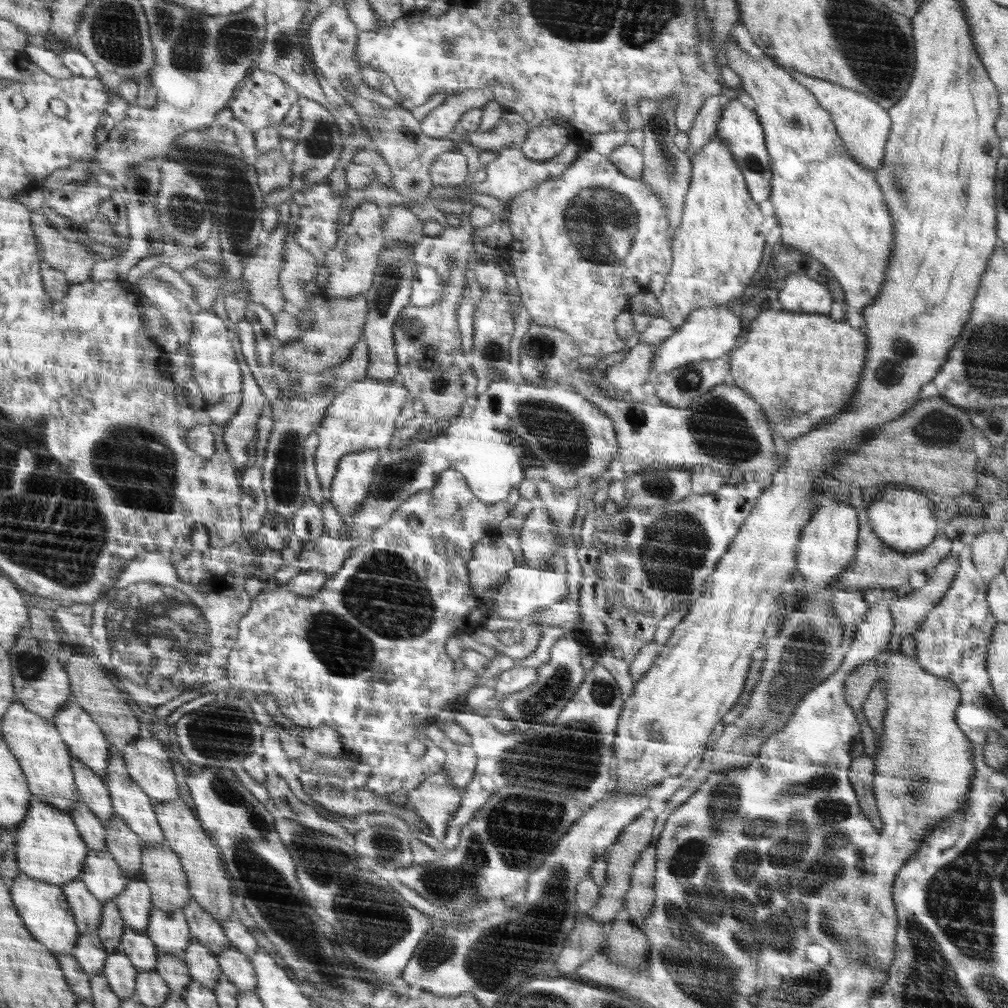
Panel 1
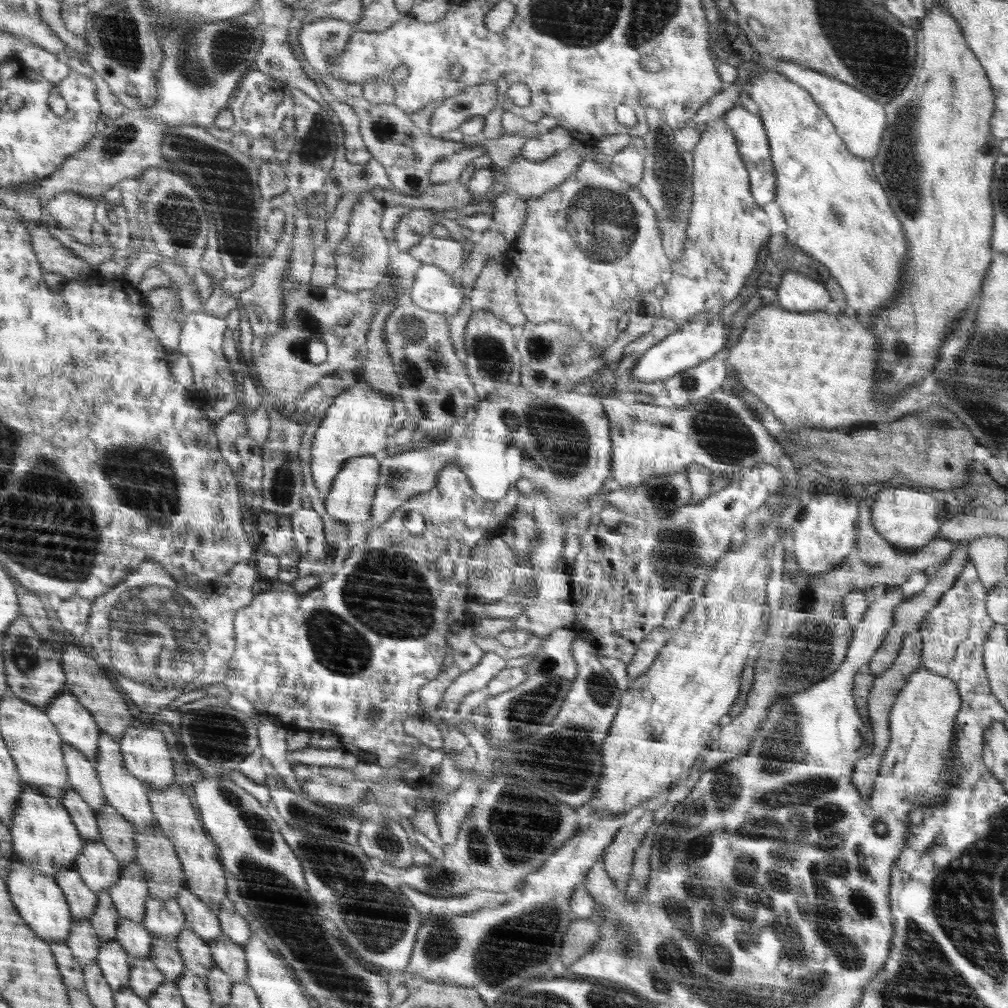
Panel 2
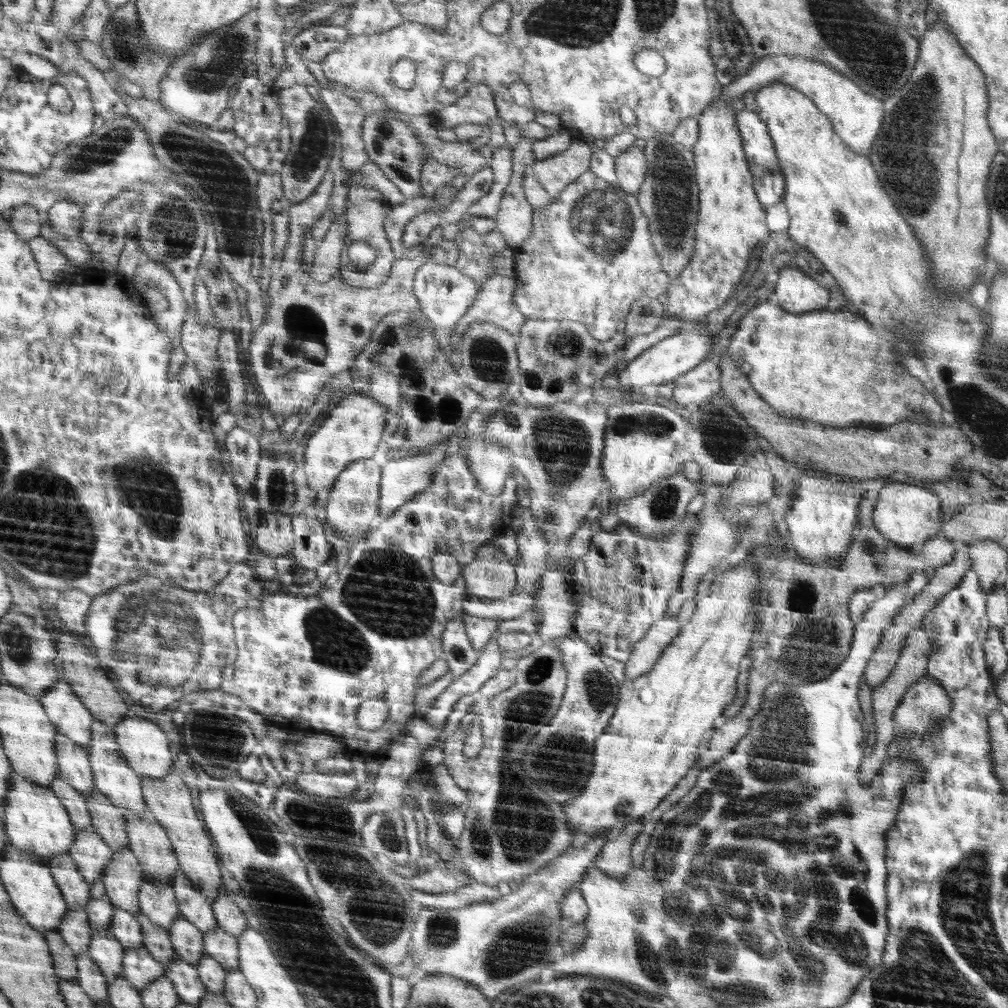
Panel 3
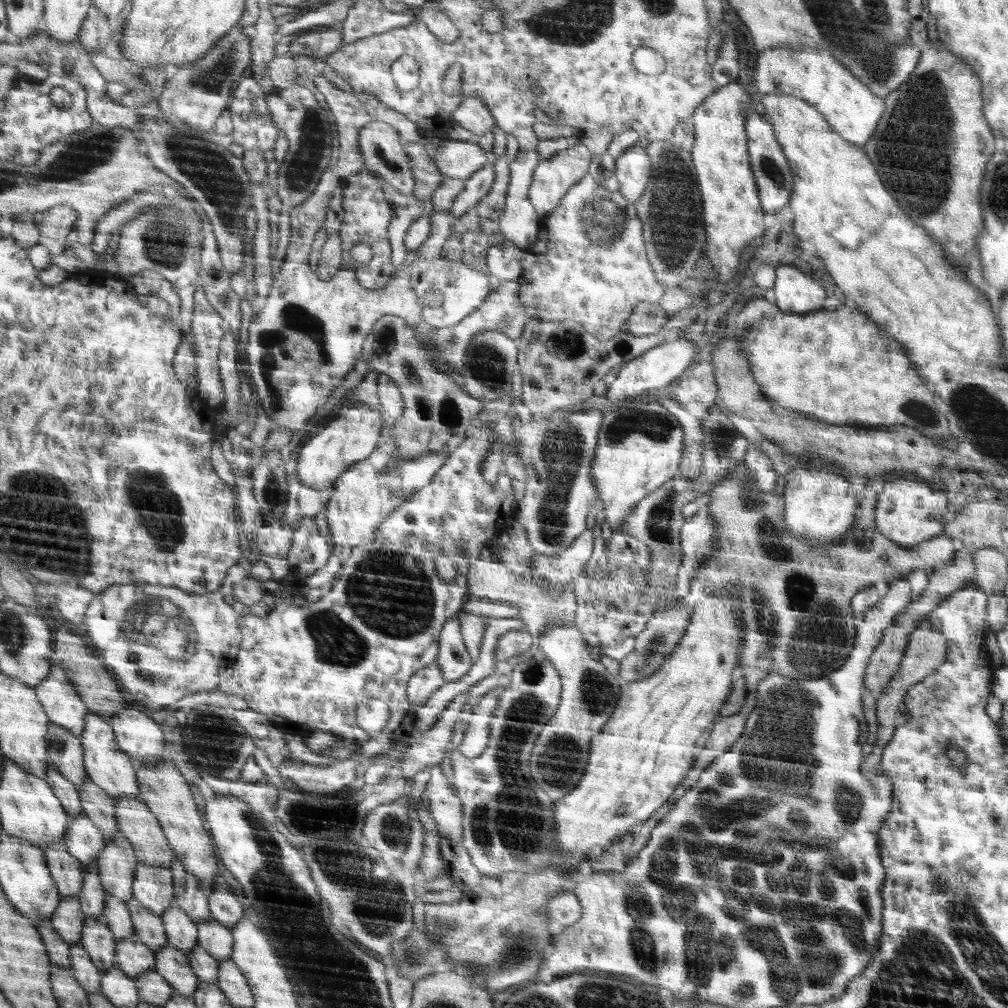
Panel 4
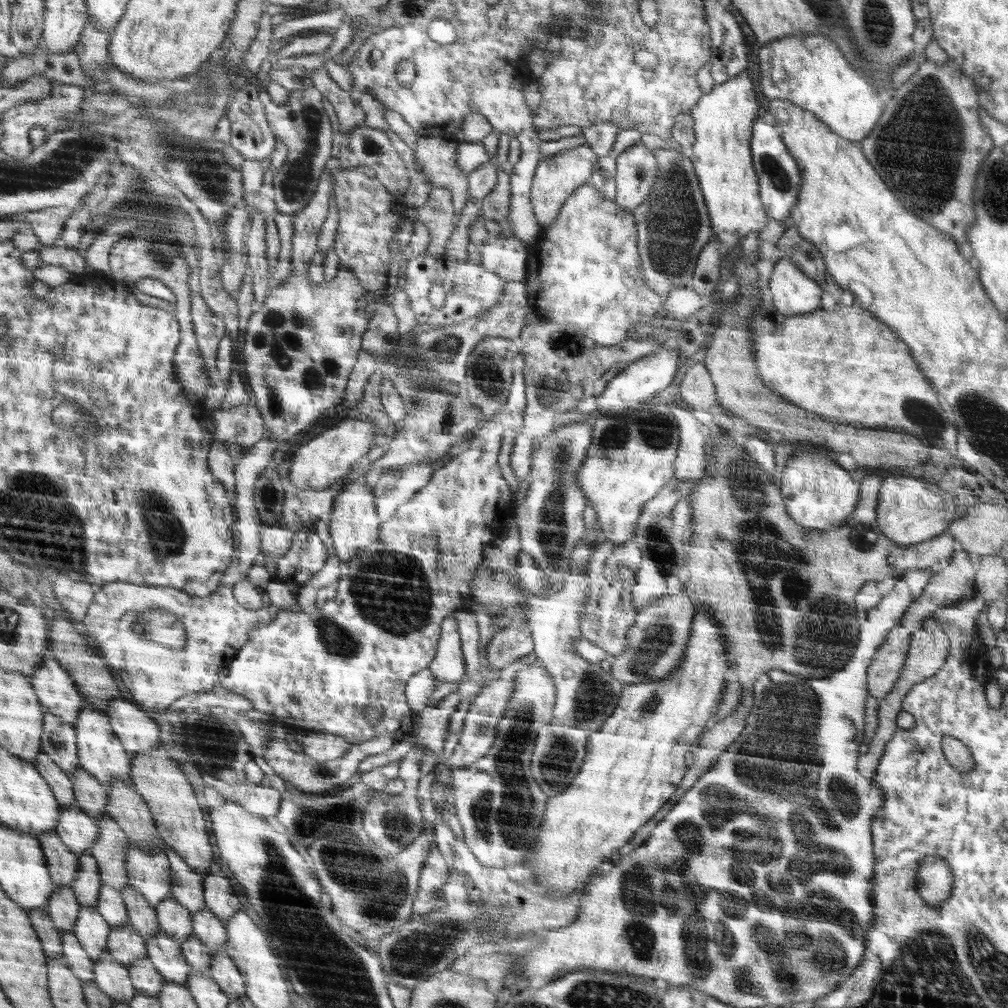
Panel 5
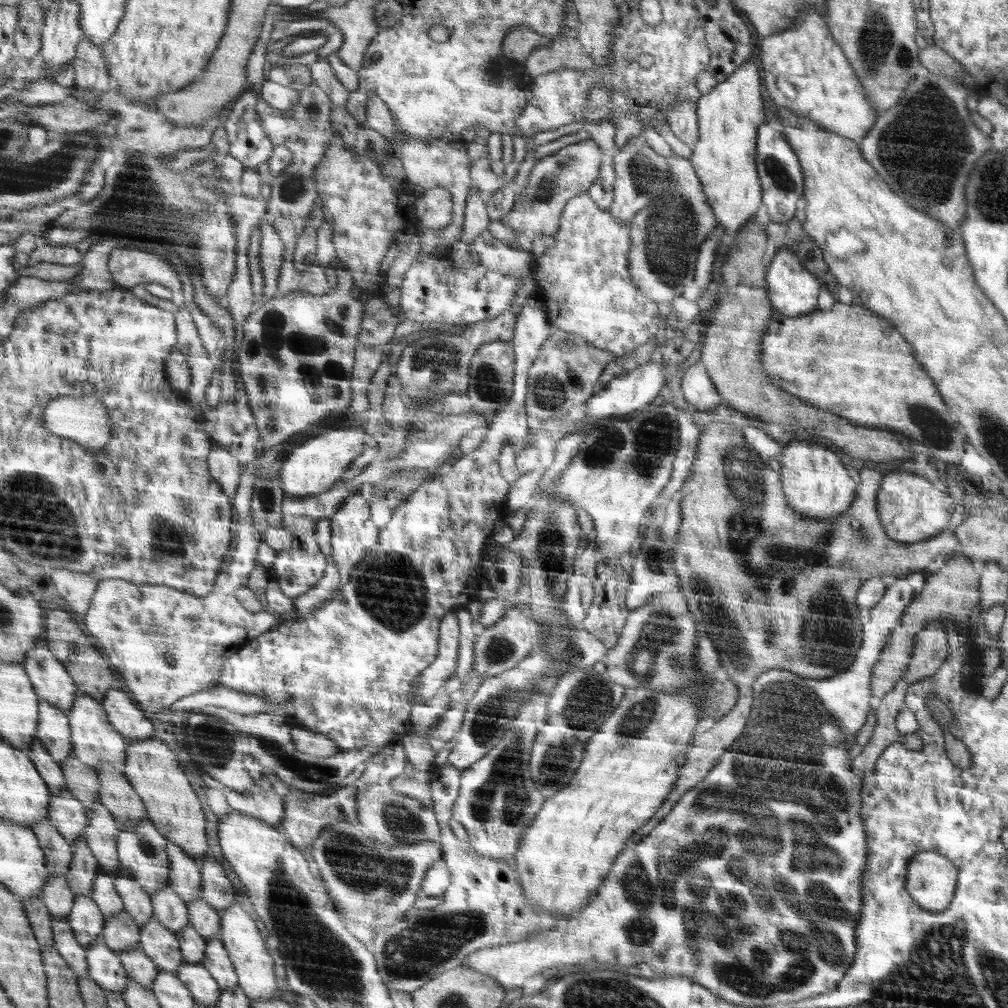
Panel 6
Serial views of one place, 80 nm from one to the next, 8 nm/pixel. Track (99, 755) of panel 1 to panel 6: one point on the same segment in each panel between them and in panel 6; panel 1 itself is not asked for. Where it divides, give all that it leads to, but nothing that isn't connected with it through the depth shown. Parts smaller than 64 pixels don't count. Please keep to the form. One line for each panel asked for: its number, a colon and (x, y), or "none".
2: (77, 725)
3: (69, 714)
4: (65, 706)
5: (57, 689)
6: (54, 683)

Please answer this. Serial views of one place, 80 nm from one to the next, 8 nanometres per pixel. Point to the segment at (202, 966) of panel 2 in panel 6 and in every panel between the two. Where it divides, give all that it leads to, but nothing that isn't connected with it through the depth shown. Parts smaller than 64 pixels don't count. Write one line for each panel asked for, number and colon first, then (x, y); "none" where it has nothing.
3: (187, 940)
4: (181, 931)
5: (174, 919)
6: (172, 912)

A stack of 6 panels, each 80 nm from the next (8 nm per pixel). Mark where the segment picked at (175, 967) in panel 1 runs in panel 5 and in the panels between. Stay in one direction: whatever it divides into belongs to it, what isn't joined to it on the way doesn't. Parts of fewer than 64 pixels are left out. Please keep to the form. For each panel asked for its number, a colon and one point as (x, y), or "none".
2: (165, 956)
3: (156, 940)
4: (149, 928)
5: (142, 916)

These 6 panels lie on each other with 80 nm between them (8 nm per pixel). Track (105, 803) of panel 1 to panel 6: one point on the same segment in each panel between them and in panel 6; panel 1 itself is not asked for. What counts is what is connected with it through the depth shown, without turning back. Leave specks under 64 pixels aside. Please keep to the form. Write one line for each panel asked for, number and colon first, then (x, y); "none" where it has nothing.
2: (82, 777)
3: (73, 760)
4: (65, 752)
5: (59, 741)
6: (54, 731)

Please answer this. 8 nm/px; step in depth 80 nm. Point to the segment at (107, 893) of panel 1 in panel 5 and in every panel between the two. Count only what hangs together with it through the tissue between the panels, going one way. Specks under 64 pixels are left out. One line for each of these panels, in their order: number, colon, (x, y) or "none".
2: (98, 866)
3: (91, 854)
4: (83, 839)
5: (76, 829)

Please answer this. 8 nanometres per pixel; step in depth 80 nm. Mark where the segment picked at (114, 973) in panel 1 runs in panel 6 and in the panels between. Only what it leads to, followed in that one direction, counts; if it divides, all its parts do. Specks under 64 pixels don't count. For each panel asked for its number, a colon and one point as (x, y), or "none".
2: (114, 962)
3: (106, 951)
4: (98, 940)
5: (91, 929)
6: (86, 920)

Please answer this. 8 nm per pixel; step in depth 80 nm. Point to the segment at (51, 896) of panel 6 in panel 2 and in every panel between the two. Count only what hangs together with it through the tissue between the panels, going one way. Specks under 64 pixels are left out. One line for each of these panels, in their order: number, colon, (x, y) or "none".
2: (83, 941)
3: (74, 928)
4: (68, 919)
5: (63, 907)

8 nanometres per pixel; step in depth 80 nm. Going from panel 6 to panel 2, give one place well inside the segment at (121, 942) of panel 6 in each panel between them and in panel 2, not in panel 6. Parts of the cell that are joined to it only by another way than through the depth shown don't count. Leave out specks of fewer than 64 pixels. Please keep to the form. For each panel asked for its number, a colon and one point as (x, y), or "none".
2: (144, 979)
3: (139, 968)
4: (133, 958)
5: (126, 945)

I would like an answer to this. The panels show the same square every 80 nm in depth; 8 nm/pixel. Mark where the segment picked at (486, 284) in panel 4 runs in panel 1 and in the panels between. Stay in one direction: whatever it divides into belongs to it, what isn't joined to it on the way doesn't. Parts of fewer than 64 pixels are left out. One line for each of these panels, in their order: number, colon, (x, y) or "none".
1: (428, 289)
2: (434, 290)
3: (445, 294)

